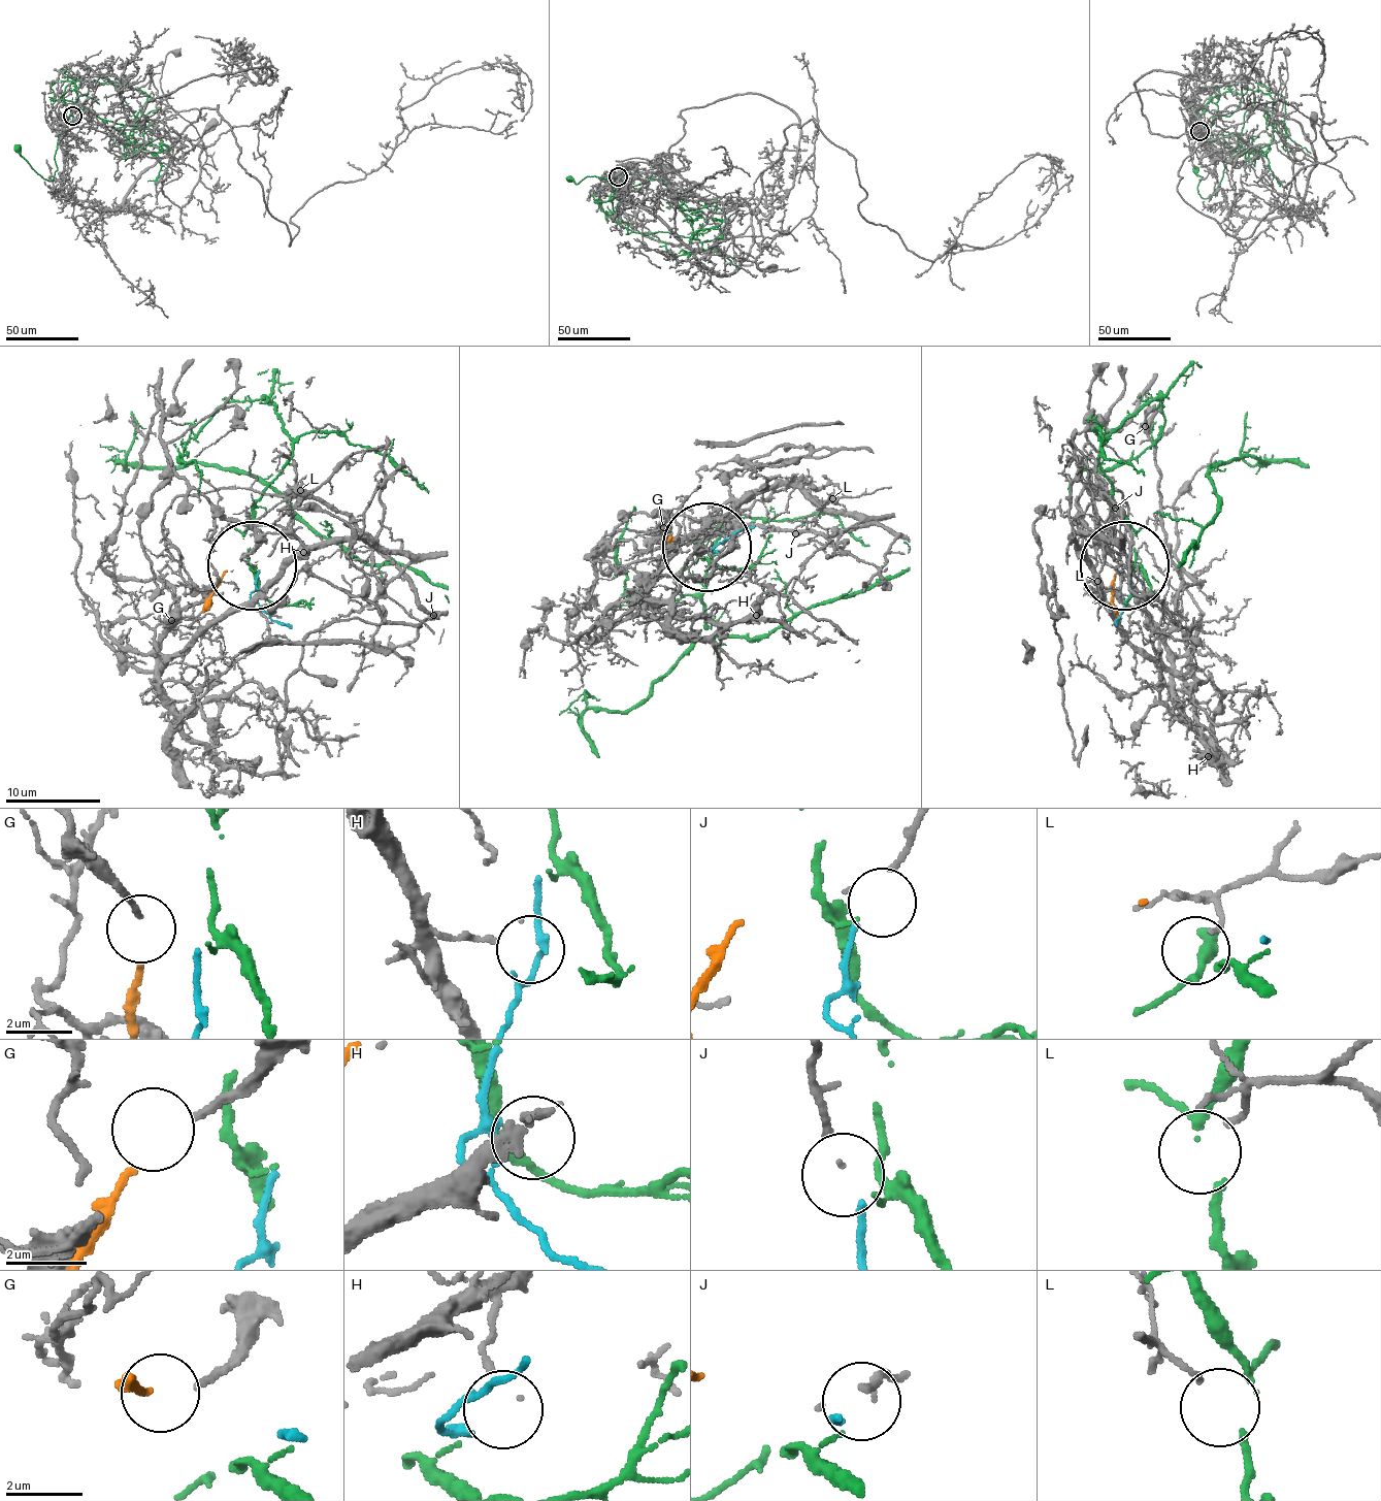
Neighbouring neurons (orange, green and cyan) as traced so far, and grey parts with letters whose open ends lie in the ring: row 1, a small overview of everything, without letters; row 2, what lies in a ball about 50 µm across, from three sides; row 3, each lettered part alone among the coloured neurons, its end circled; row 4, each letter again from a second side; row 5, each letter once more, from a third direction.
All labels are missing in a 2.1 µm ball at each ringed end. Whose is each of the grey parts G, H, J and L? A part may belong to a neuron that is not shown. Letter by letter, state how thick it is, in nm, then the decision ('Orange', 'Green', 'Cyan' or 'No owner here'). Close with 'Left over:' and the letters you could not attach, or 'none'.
G: Thickness 170 nm. Orange
H: Thickness 40 nm. No owner here
J: Thickness 60 nm. Cyan
L: Thickness 130 nm. No owner here
Left over: H, L

